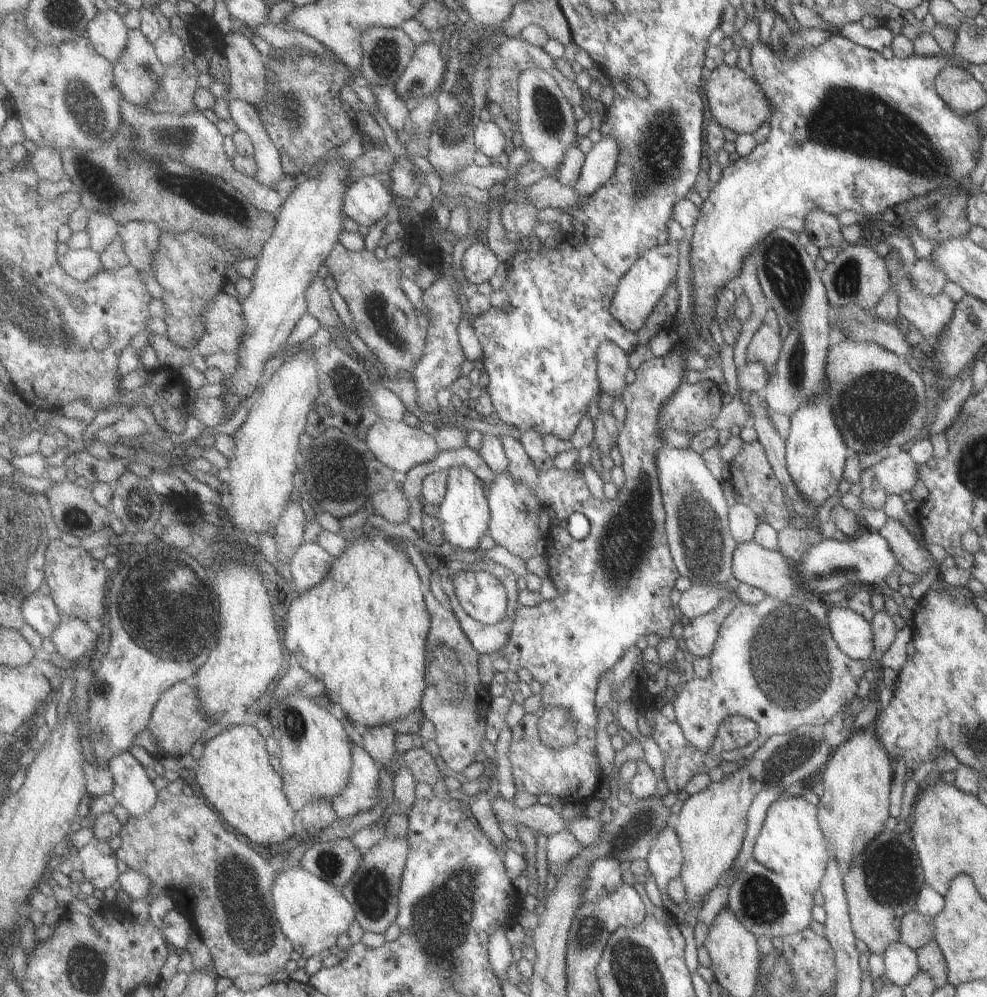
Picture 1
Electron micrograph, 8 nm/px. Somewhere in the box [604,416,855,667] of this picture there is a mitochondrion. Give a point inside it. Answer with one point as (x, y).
(703, 542)

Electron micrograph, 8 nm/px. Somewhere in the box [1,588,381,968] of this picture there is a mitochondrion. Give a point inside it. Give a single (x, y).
(247, 920)

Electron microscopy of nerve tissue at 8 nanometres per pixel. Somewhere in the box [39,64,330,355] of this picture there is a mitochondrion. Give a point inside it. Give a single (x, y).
(93, 115)

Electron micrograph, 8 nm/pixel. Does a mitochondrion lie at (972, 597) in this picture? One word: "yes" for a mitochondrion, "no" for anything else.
no

